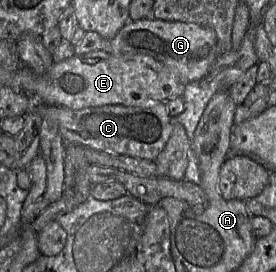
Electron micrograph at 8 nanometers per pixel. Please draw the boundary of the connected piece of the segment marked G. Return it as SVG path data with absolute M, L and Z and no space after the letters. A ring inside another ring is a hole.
M152 16L136 21L129 20L110 40L94 31L85 32L83 39L75 45L74 52L80 56L95 50L149 55L163 63L184 86L203 78L219 55L214 29L196 23L164 21Z

